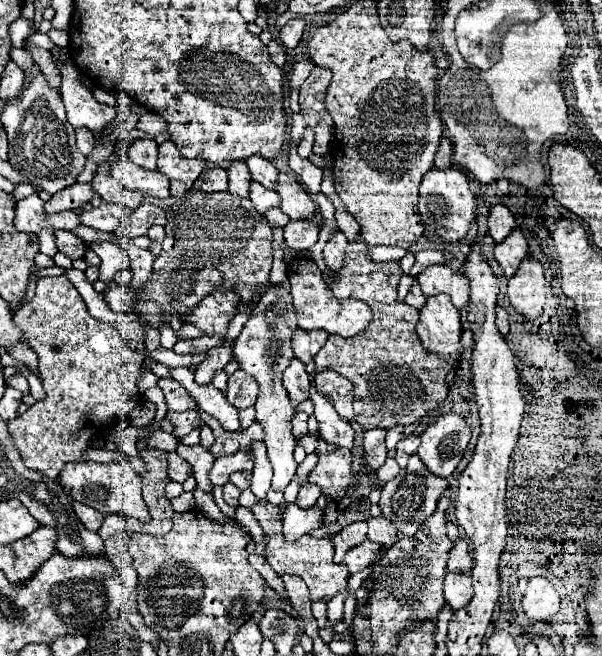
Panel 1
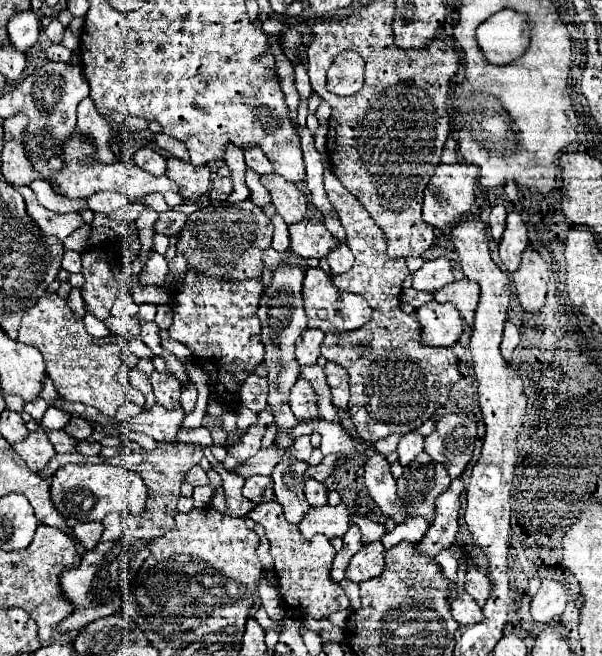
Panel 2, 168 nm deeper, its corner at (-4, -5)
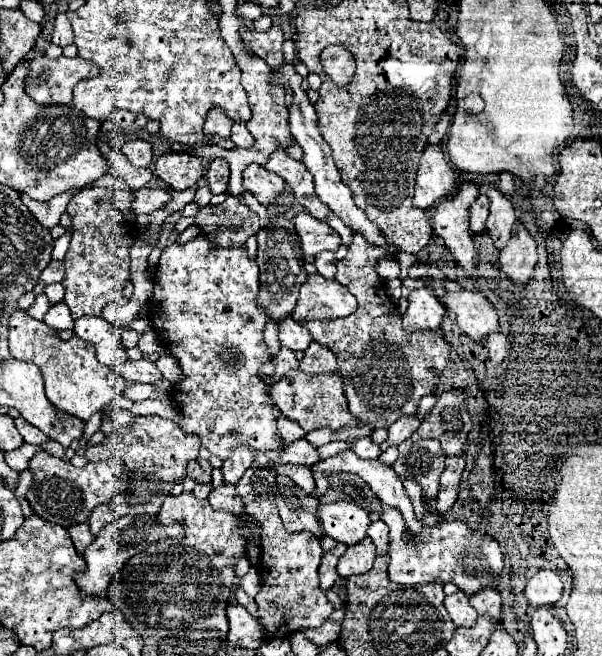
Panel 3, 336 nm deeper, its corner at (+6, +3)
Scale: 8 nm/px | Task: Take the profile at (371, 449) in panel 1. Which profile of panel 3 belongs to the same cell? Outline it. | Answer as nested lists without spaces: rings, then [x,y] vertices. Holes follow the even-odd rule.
[[[384,506],[380,512],[380,518],[388,524],[390,528],[390,564],[388,564],[388,574],[394,584],[400,584],[404,588],[416,586],[420,582],[454,582],[462,592],[472,594],[484,586],[496,588],[496,580],[500,570],[504,568],[502,564],[502,552],[498,544],[482,534],[480,530],[468,528],[464,522],[448,522],[442,520],[434,528],[424,528],[422,534],[416,534],[416,548],[410,548],[406,544],[406,524],[402,520],[400,510]]]

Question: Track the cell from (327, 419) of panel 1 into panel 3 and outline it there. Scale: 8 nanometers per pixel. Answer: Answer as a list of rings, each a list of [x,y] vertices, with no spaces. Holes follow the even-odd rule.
[[[280,348],[280,352],[274,356],[274,374],[272,374],[272,382],[278,382],[284,374],[286,374],[286,366],[290,368],[298,368],[300,362],[296,358],[296,354],[288,348]]]

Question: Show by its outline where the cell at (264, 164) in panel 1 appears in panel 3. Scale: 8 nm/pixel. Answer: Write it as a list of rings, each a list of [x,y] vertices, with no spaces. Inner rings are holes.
[[[234,124],[232,126],[232,136],[230,140],[234,142],[234,146],[238,148],[248,148],[252,146],[252,134],[248,132],[248,128],[244,124]]]

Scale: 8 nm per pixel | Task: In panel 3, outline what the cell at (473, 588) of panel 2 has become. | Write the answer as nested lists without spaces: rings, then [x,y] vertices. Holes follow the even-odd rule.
[[[484,588],[470,596],[470,604],[478,614],[490,614],[496,622],[500,622],[500,594],[494,588]]]

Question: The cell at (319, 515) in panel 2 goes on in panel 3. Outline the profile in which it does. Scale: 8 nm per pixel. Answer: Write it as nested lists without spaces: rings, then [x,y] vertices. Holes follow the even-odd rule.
[[[348,500],[320,502],[320,530],[336,542],[356,544],[366,536],[368,512]]]

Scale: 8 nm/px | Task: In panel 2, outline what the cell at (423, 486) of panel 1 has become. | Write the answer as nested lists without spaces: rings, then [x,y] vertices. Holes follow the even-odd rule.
[[[426,452],[418,454],[398,478],[398,498],[408,510],[408,516],[434,520],[436,498],[450,486],[446,466],[434,462]]]

